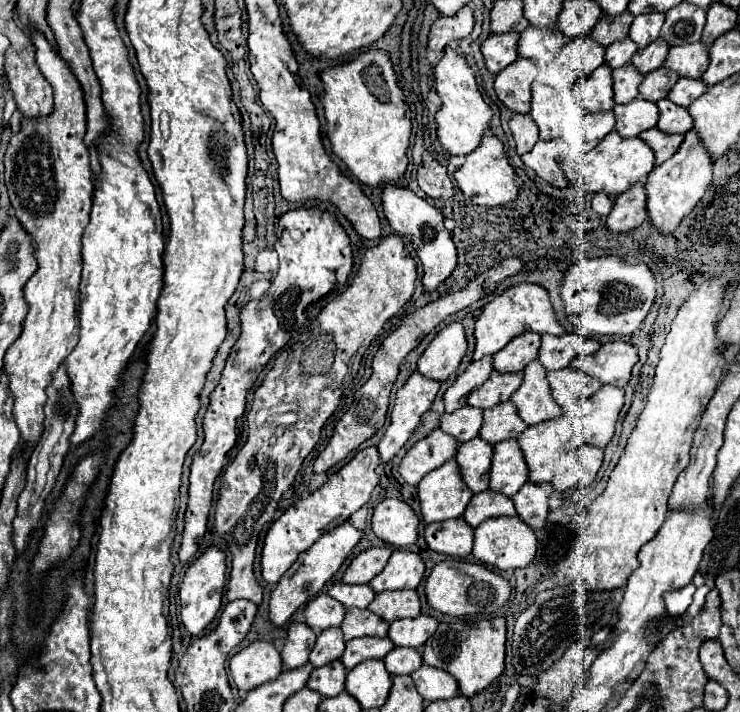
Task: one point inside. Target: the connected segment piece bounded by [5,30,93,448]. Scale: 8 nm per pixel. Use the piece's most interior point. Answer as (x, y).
(47, 173)

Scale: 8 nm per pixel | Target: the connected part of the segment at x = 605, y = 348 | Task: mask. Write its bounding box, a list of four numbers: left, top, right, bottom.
[571,340,637,388]

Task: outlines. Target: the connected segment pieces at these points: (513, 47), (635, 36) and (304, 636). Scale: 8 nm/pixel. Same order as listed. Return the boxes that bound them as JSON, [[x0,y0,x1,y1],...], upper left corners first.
[[481,32,519,74],[629,12,665,48],[281,622,317,668]]

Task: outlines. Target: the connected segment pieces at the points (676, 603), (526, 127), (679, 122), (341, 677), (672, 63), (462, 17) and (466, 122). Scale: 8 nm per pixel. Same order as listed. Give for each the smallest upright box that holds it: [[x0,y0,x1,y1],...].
[[663,584,695,616],[511,114,539,156],[657,98,693,134],[307,660,347,696],[665,42,709,78],[429,6,475,52],[435,48,493,156]]

